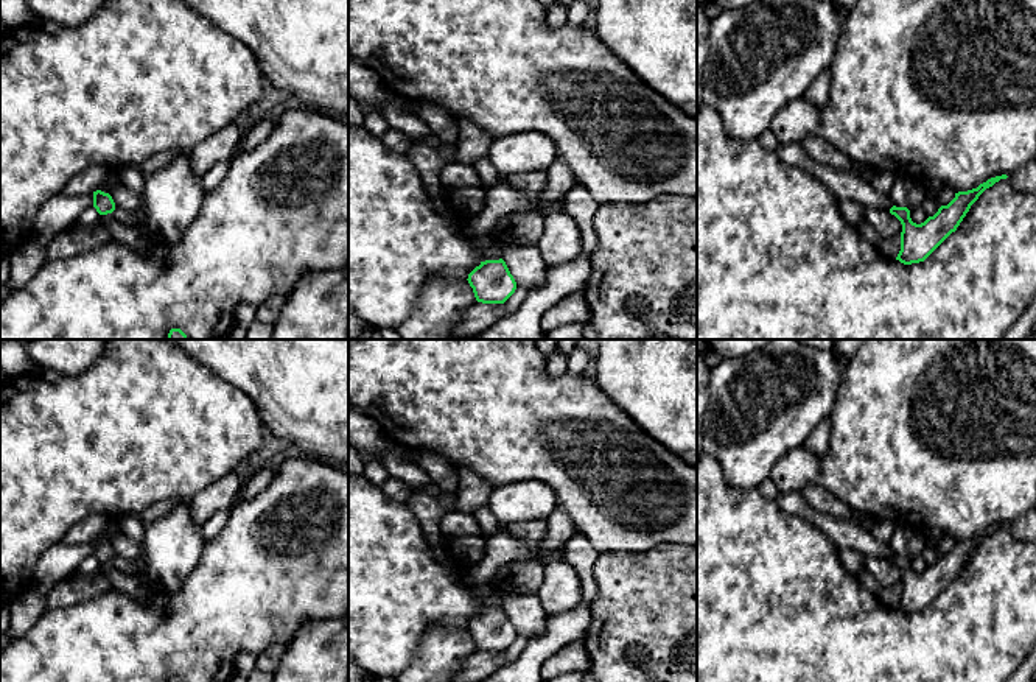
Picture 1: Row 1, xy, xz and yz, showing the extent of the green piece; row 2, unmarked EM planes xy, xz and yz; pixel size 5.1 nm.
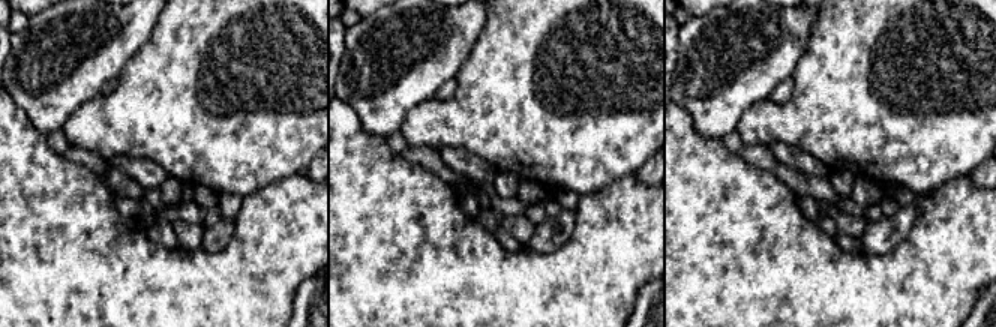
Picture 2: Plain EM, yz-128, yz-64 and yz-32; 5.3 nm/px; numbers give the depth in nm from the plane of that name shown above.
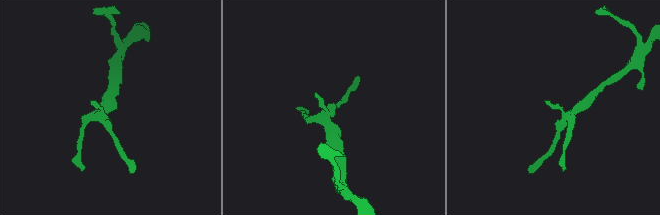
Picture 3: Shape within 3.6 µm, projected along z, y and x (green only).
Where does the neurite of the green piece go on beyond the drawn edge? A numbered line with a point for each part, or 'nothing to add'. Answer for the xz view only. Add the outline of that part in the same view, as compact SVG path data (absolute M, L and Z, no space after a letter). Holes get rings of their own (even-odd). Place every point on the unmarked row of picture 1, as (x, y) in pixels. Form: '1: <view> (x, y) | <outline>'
nothing to add

